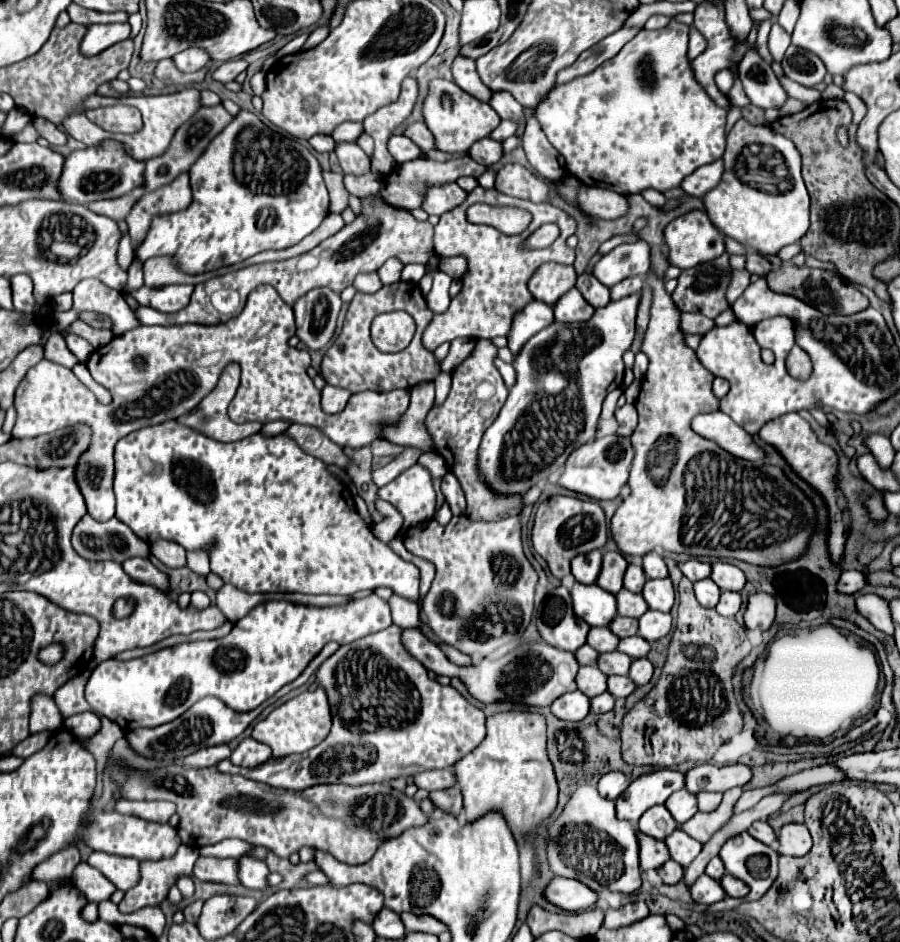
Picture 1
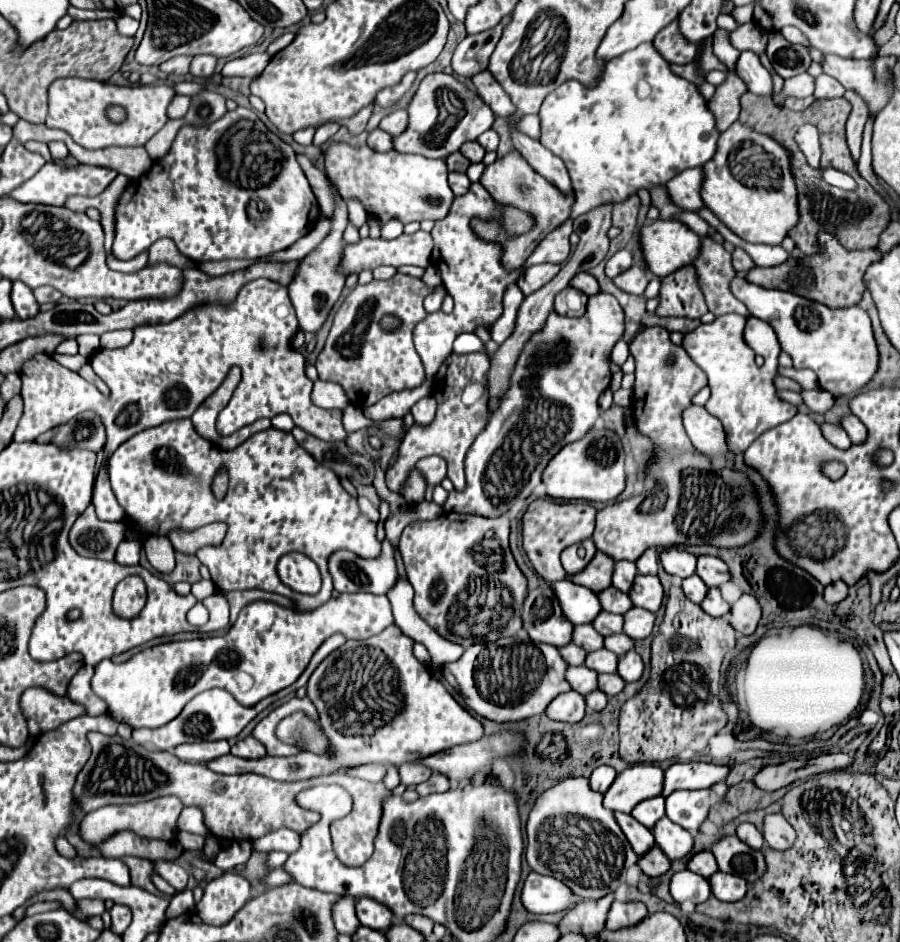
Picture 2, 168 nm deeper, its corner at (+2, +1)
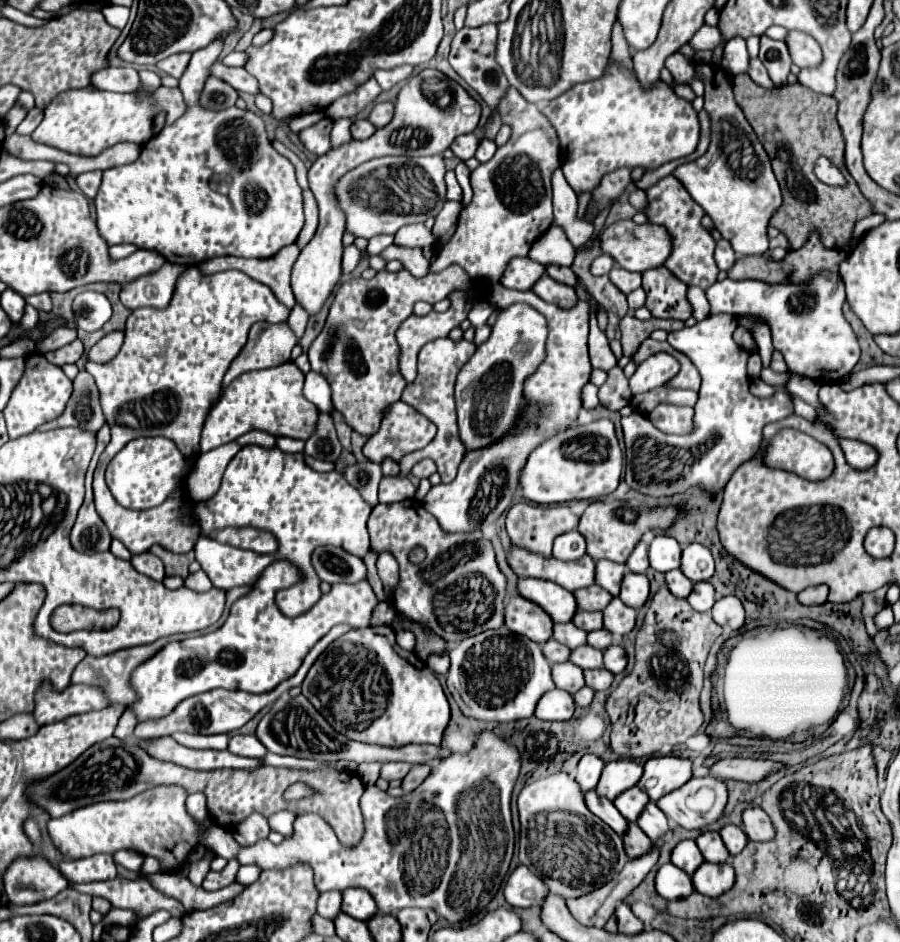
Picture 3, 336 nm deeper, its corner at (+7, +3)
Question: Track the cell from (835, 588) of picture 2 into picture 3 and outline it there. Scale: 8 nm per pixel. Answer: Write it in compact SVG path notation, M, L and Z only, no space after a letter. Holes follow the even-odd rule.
M816 585L816 587L808 587L802 593L798 593L798 599L804 605L822 605L828 599L828 587L826 585Z

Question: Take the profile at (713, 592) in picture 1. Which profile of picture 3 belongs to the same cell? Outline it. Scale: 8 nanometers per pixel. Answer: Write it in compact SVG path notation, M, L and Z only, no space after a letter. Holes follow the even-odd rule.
M668 571L666 583L668 583L668 589L672 591L672 595L678 595L678 597L688 597L692 591L692 585L694 585L682 571Z

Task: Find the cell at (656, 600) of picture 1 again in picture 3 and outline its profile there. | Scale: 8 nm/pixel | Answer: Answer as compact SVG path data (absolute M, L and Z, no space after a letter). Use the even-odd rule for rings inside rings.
M626 573L624 575L624 581L622 581L622 591L620 591L620 599L634 607L634 609L640 609L646 601L648 601L648 595L650 595L650 585L648 585L648 577L646 575L638 575L638 573Z

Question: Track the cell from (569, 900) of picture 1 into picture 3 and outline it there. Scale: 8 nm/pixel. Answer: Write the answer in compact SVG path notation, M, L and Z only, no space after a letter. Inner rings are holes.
M520 865L506 881L504 885L504 897L512 907L528 909L534 905L544 903L548 895L548 887L538 879L534 873L528 871L528 867Z

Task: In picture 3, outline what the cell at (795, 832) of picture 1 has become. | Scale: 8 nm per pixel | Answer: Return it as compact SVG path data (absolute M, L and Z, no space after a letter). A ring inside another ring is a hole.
M760 807L746 809L742 819L744 819L744 831L750 837L750 841L770 841L776 837L768 813L762 811Z

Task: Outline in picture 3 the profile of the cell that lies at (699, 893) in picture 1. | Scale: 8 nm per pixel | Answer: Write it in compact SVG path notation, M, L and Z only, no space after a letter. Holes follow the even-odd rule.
M668 863L662 865L656 873L656 891L668 901L676 901L676 899L686 899L690 891L694 891L694 887L688 873Z

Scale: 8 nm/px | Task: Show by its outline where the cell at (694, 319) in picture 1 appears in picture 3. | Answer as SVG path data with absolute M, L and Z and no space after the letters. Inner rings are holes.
M626 315L620 323L620 333L622 333L622 349L624 349L624 355L632 357L636 347L646 339L650 337L650 333L654 329L664 329L664 331L674 331L674 329L682 329L684 327L684 321L676 321L676 319L656 319L656 317L650 317L648 321L640 321L636 319L634 315Z

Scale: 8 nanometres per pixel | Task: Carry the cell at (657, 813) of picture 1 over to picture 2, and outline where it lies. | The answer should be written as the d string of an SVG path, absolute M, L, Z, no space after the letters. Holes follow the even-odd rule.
M659 795L659 797L651 797L647 801L641 801L639 805L635 805L631 815L639 823L643 823L647 829L653 829L651 825L655 825L655 821L659 821L665 815L665 799Z

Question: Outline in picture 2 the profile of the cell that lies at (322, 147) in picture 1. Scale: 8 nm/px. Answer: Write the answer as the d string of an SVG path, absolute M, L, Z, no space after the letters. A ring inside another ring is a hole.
M305 127L305 129L299 129L299 131L293 133L293 139L295 139L299 145L311 145L315 131L317 131L317 127Z

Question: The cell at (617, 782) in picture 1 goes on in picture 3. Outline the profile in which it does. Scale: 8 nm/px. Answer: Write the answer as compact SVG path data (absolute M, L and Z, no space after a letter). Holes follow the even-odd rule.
M584 755L580 759L576 781L582 787L582 791L594 791L596 789L600 775L602 775L602 769L604 769L604 761L596 755Z

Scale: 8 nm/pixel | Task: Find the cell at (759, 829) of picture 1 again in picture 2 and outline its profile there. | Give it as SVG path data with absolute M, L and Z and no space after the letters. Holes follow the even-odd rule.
M741 823L741 825L737 825L737 831L735 831L735 835L741 839L741 841L745 841L751 849L761 849L763 847L763 835L755 829L755 825L751 825L751 823Z

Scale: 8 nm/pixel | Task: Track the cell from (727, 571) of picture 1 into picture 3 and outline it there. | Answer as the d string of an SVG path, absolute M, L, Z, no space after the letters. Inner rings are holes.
M688 545L682 551L682 573L698 583L698 581L708 581L714 575L714 557L704 545Z

